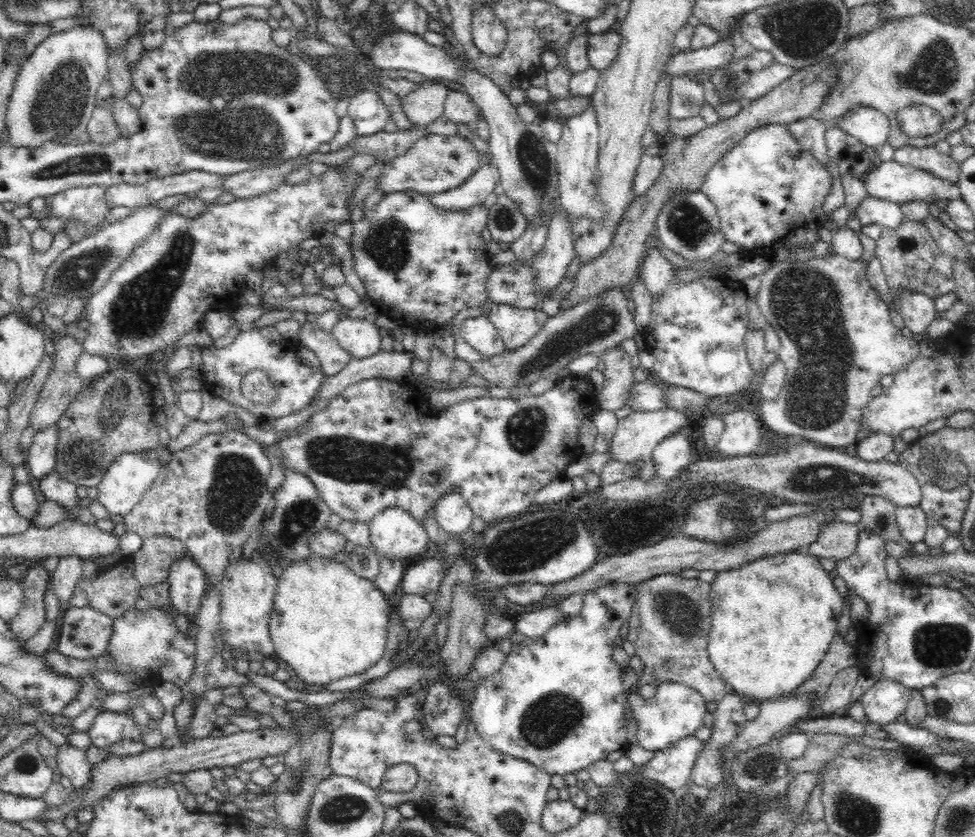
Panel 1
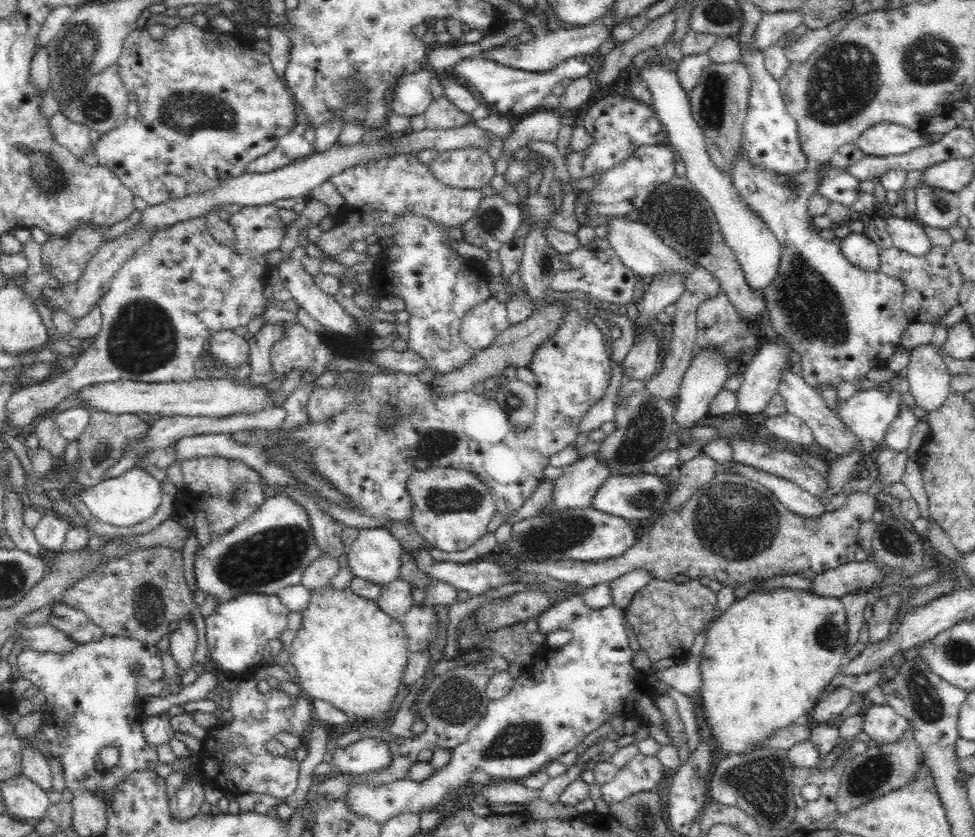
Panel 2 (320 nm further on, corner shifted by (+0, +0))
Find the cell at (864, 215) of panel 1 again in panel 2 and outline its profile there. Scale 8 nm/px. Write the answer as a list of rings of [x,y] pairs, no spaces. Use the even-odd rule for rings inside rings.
[[[896,211],[886,216],[888,233],[890,233],[893,245],[912,256],[924,256],[933,243],[928,239],[926,231],[918,220],[908,217],[899,217]]]

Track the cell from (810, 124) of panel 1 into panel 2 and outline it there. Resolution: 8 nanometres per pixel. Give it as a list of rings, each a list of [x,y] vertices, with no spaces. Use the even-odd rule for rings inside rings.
[[[830,169],[820,181],[817,194],[826,196],[830,203],[838,203],[852,208],[858,199],[860,181],[850,173],[840,169]]]

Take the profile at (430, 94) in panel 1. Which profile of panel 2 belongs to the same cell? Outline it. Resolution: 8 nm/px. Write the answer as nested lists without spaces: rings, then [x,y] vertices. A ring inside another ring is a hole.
[[[444,96],[433,100],[428,109],[423,112],[425,116],[425,128],[430,130],[446,130],[464,126],[472,121],[471,114],[458,110]]]

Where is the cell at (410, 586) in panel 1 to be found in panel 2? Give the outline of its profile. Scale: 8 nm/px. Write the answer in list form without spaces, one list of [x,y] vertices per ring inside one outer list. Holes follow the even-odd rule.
[[[394,580],[383,586],[376,603],[384,613],[397,621],[401,621],[404,615],[413,607],[411,584],[404,580]]]

